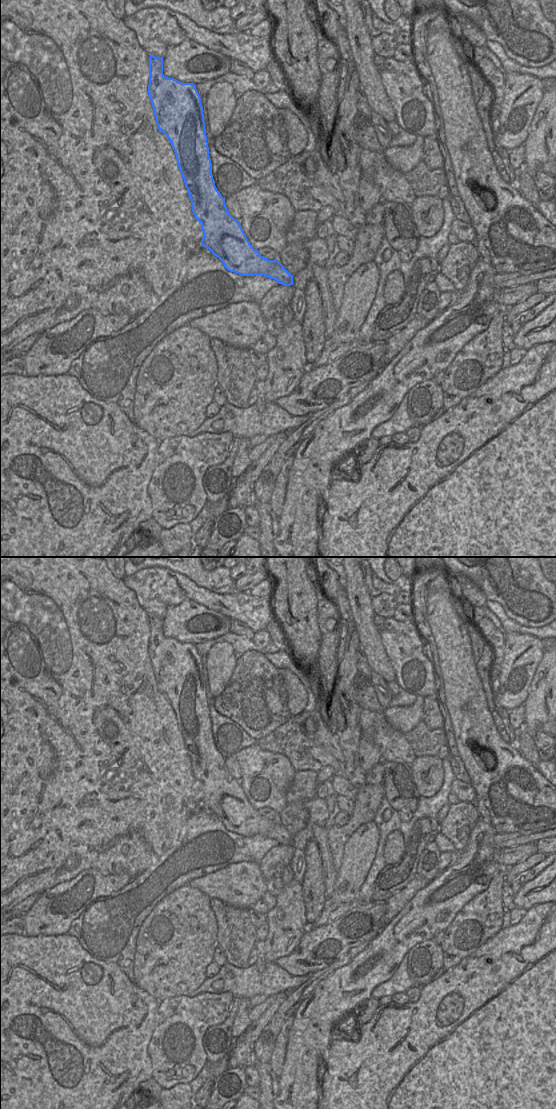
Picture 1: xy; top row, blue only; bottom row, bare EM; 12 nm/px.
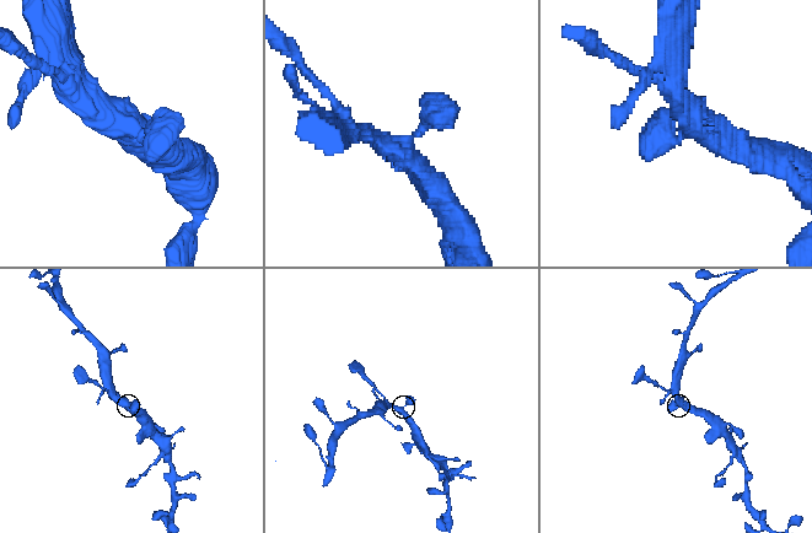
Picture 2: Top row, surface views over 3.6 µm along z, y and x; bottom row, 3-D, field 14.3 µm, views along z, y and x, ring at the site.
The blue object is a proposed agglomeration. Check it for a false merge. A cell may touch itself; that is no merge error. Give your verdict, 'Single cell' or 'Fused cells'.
Single cell.

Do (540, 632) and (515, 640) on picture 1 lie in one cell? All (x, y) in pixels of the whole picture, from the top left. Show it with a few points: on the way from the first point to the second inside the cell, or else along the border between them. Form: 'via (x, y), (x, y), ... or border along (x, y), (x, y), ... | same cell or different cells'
border along (509, 631), (531, 634), (541, 640) | different cells

